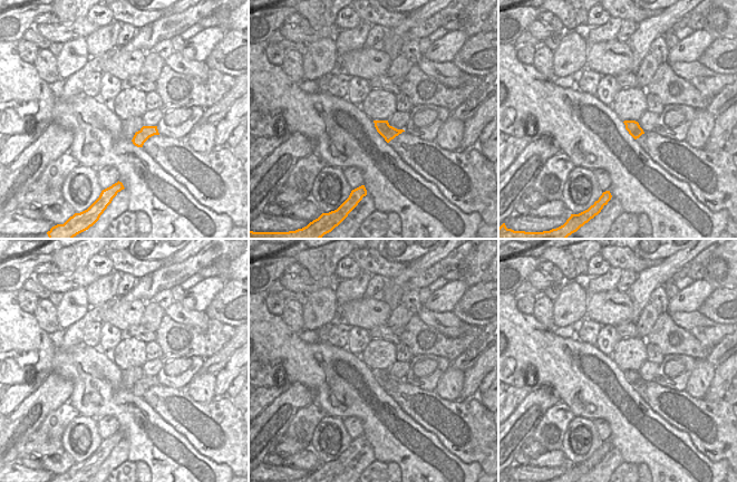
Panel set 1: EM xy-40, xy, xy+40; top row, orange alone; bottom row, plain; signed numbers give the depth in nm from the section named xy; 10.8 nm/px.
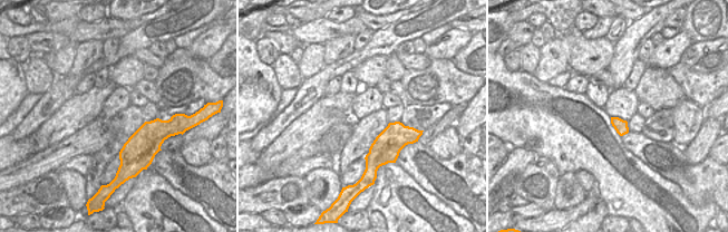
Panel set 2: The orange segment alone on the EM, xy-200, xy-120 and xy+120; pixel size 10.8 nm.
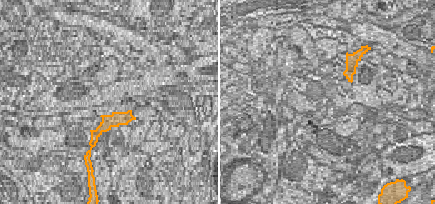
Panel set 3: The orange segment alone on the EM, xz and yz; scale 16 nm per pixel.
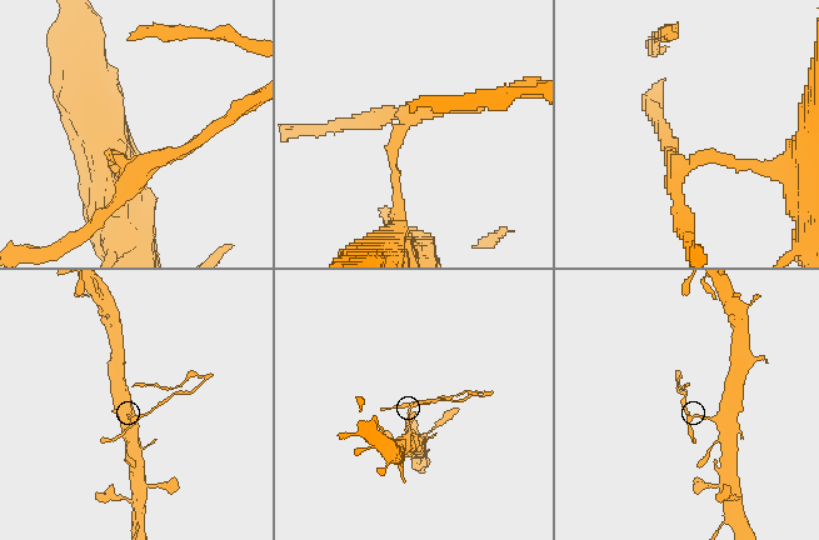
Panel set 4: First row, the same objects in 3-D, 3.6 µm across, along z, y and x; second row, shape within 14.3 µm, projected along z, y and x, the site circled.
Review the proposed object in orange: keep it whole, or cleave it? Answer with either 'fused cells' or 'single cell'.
fused cells

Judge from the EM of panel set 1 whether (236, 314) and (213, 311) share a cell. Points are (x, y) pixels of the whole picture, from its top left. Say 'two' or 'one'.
one

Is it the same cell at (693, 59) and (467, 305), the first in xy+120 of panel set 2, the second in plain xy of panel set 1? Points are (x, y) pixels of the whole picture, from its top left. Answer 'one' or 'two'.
one

